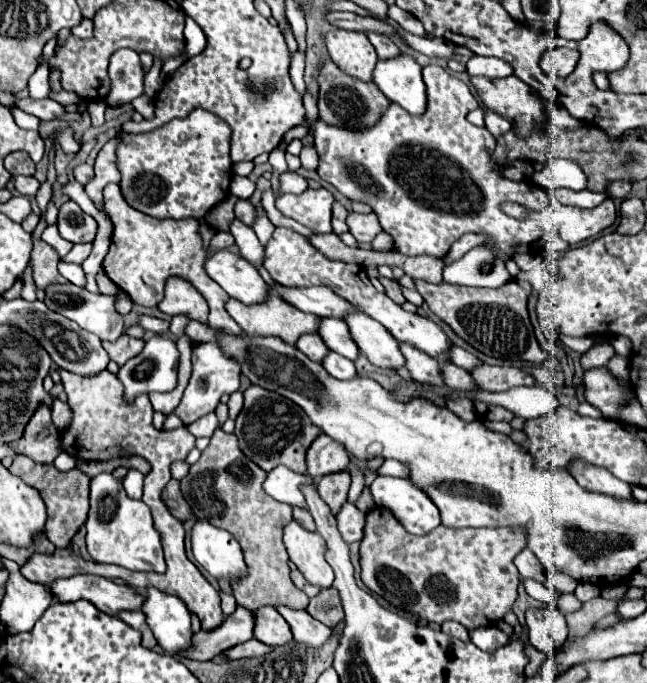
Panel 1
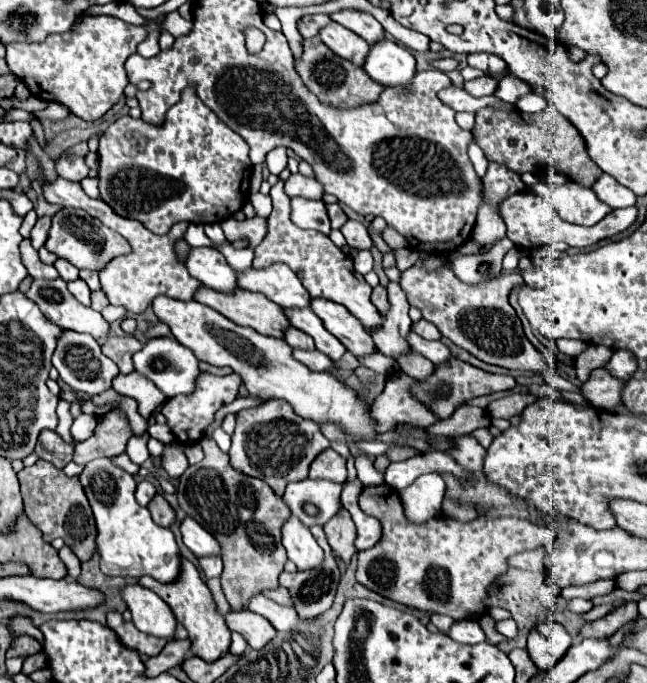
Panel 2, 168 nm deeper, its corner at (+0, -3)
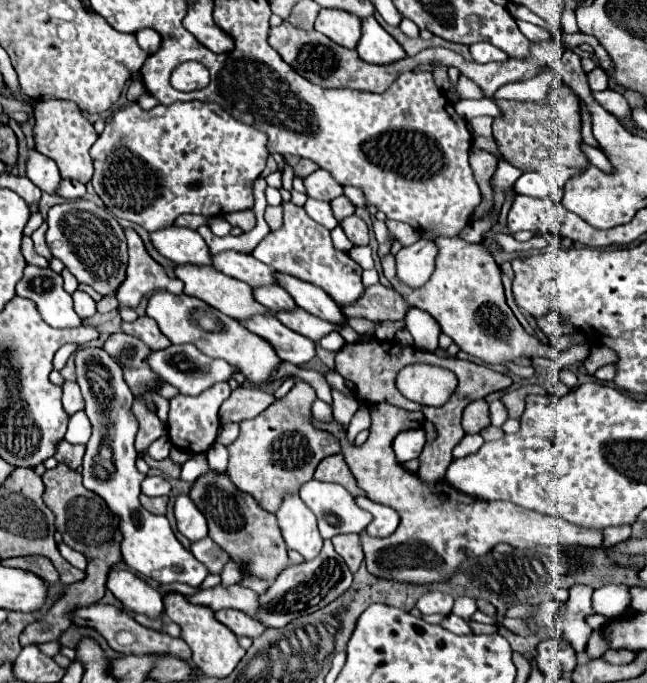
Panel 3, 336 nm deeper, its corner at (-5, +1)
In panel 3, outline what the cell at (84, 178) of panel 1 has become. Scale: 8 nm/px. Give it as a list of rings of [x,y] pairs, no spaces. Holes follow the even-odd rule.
[[[63,99],[39,101],[33,107],[33,119],[35,119],[35,125],[33,125],[35,151],[53,159],[63,179],[77,179],[81,183],[89,183],[93,175],[93,161],[89,155],[89,149],[99,135],[93,129],[93,125],[83,117],[81,109],[75,103],[63,101]]]

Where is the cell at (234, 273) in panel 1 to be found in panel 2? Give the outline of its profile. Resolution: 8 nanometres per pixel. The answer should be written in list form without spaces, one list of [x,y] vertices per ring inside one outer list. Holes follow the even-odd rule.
[[[214,247],[192,249],[186,259],[188,273],[214,291],[236,291],[238,273],[228,265],[224,255]]]

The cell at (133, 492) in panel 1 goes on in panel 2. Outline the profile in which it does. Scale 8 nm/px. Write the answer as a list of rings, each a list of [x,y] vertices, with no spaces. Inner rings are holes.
[[[140,481],[140,483],[136,485],[136,499],[138,499],[138,503],[140,503],[142,507],[148,505],[148,501],[154,497],[154,493],[156,493],[156,487],[154,487],[150,481]]]

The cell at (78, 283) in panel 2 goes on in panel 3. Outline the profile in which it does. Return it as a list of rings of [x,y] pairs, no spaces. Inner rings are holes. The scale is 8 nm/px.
[[[75,291],[73,293],[73,307],[75,307],[75,313],[81,319],[87,319],[87,317],[95,315],[95,301],[83,291]]]

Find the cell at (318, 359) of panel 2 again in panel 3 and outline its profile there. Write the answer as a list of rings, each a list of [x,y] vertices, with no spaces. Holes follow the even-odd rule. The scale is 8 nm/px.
[[[255,315],[255,319],[241,319],[243,327],[251,333],[267,339],[275,353],[293,365],[303,365],[315,357],[315,343],[291,329],[287,329],[279,319],[271,315]]]

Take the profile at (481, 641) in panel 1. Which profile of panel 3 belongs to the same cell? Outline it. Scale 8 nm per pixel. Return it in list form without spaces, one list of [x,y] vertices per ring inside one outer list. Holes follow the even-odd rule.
[[[453,613],[447,615],[447,617],[443,617],[439,625],[441,625],[443,629],[451,631],[451,633],[457,633],[457,635],[467,635],[467,633],[471,633],[467,621],[461,619],[461,617],[457,617],[457,615],[453,615]]]

